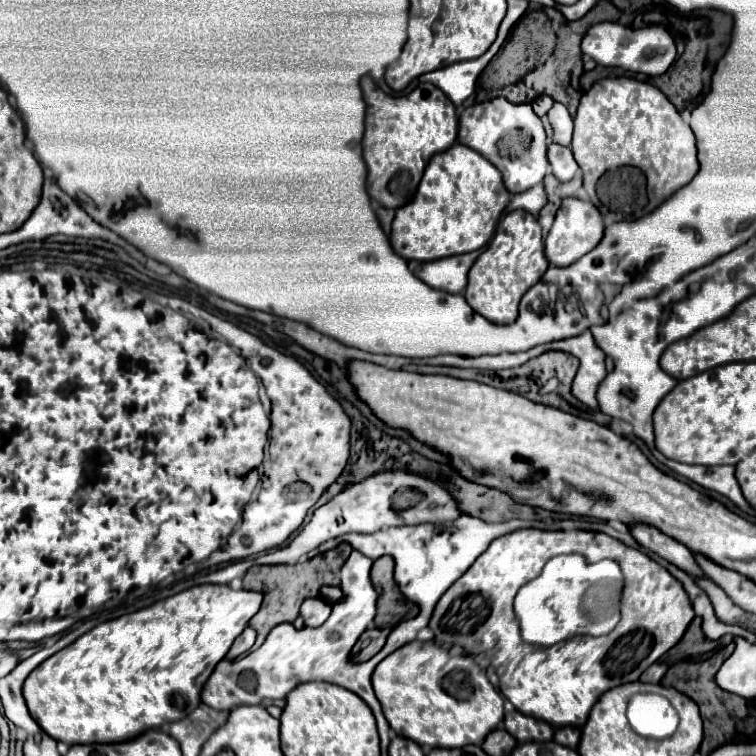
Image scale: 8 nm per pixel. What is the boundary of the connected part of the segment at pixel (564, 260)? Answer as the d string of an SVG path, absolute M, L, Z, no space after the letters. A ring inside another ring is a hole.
M567 198L561 204L561 210L557 210L555 222L545 238L545 256L553 266L569 266L587 252L591 252L601 238L603 238L603 222L599 210L591 202Z

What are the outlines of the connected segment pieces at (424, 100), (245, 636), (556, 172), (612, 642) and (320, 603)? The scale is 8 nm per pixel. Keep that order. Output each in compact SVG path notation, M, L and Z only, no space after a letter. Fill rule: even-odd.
M363 82L363 94L367 102L365 136L363 136L363 160L367 164L367 192L385 208L399 208L417 192L417 184L429 158L447 150L457 138L455 106L433 84L425 82L407 96L385 94L379 86Z
M247 626L241 634L239 634L239 638L233 642L233 646L231 646L231 650L229 650L229 654L227 654L227 658L231 658L231 660L235 660L235 658L239 658L241 654L245 654L251 646L253 646L253 642L255 642L255 630L251 628L251 626Z
M561 144L549 146L549 164L551 164L553 176L557 176L561 182L569 182L575 176L575 172L579 170L571 148L561 146Z
M519 528L501 538L495 538L489 544L489 550L485 550L485 554L481 554L481 558L477 558L477 562L439 598L435 612L431 616L431 622L429 622L429 628L435 634L435 642L441 642L447 648L451 648L453 644L459 644L471 652L485 652L497 670L501 692L523 714L541 718L553 726L583 726L597 698L615 686L639 680L639 676L643 674L647 666L657 662L671 646L675 646L681 640L693 616L695 612L689 602L689 594L685 594L685 588L681 586L681 582L677 582L677 578L673 578L669 570L665 570L661 564L657 564L653 558L649 558L641 550L625 546L623 542L603 532L591 534L589 530ZM569 552L579 552L589 562L597 562L603 558L615 558L621 564L623 574L625 574L621 620L615 626L615 630L605 636L585 636L585 666L575 666L577 664L575 650L559 654L559 666L555 666L555 662L549 664L549 650L527 646L519 636L519 626L513 616L513 598L519 586L525 584L527 580L537 578L549 558L557 554L569 554ZM567 660L571 660L571 666L565 666Z
M309 598L301 604L301 616L305 626L321 626L331 614L331 604L323 598Z

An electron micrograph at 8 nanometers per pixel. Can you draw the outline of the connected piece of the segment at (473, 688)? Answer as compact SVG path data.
M413 640L379 662L373 672L373 688L391 728L399 736L411 738L427 748L461 748L467 744L479 744L503 720L503 696L489 682L485 670L467 656L451 656L433 640Z

